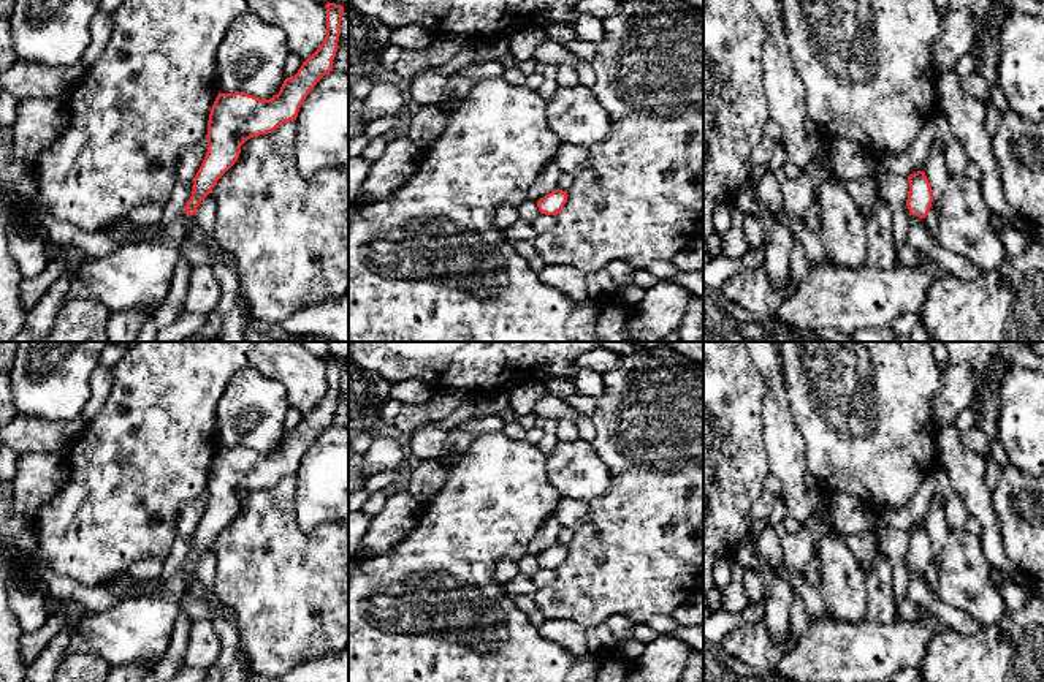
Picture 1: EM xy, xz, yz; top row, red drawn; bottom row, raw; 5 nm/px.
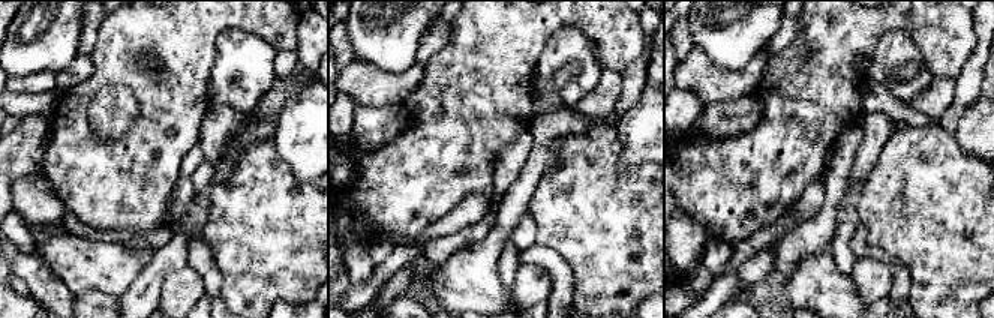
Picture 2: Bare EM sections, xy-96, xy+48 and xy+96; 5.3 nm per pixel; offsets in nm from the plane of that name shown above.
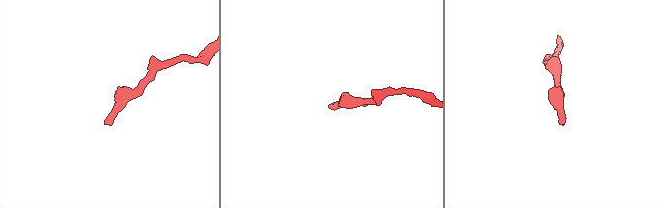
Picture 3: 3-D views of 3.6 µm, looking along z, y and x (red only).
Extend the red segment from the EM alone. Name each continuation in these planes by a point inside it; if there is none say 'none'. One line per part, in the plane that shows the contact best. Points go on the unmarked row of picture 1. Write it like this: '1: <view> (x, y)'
1: xy (137, 630)

